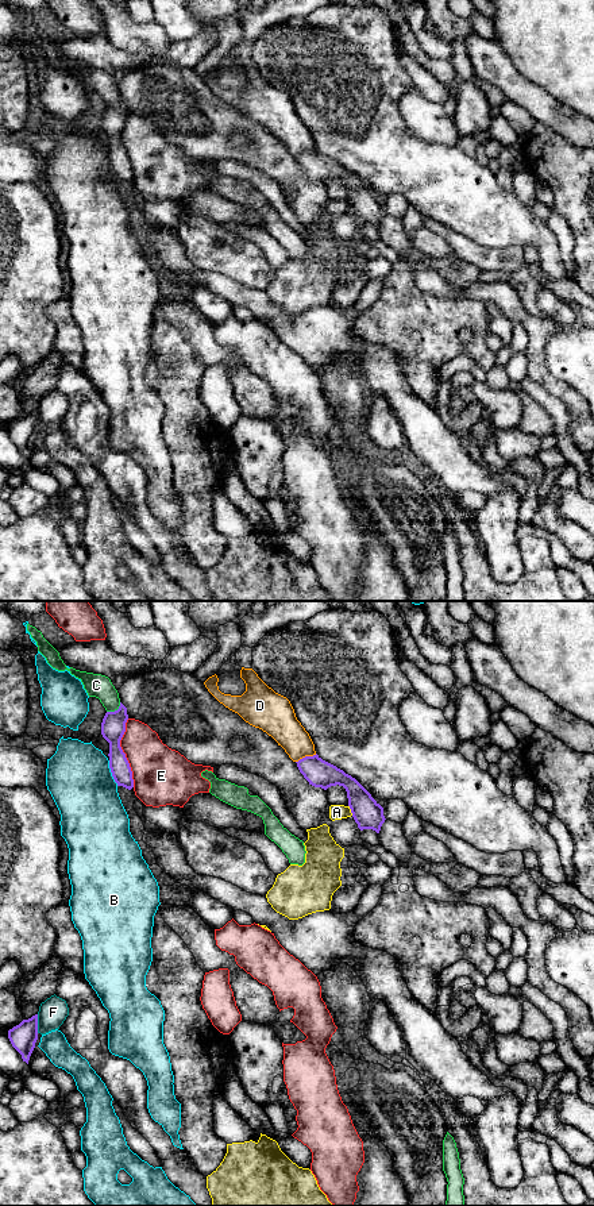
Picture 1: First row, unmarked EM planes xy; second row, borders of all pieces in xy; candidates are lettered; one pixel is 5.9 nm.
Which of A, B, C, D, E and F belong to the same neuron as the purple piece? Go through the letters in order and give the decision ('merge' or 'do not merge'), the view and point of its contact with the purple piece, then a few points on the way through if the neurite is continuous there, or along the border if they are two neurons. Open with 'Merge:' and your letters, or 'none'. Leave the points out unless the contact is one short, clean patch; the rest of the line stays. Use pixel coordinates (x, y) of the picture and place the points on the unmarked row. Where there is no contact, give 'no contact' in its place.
Merge: none
A: do not merge; contact xy (351, 205)
B: do not merge; contact xy (111, 166)
C: do not merge; contact xy (115, 106); border xy (120, 97), (116, 104), (107, 107)
D: do not merge; contact xy (305, 151)
E: do not merge; contact xy (123, 147)
F: do not merge; contact xy (37, 419)

